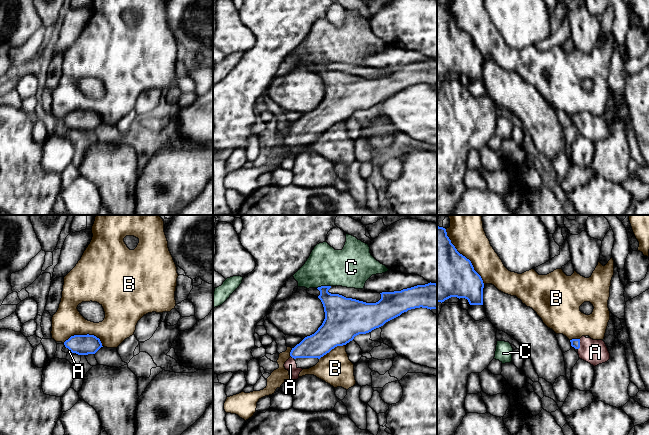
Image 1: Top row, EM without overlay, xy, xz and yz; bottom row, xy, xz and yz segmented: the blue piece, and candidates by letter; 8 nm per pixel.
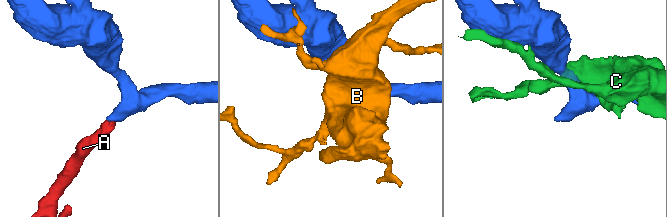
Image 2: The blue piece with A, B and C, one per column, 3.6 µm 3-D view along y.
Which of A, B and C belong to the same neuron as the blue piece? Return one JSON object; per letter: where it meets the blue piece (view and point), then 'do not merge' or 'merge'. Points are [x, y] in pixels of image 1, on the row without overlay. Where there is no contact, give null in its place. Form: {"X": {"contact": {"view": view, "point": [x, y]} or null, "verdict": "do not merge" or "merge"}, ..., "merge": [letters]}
{"A": {"contact": {"view": "yz", "point": [579, 120]}, "verdict": "merge"}, "B": {"contact": {"view": "yz", "point": [464, 32]}, "verdict": "do not merge"}, "C": {"contact": {"view": "xz", "point": [323, 62]}, "verdict": "do not merge"}, "merge": ["A"]}

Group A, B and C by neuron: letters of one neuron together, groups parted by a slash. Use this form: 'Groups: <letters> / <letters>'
Groups: A / B / C

